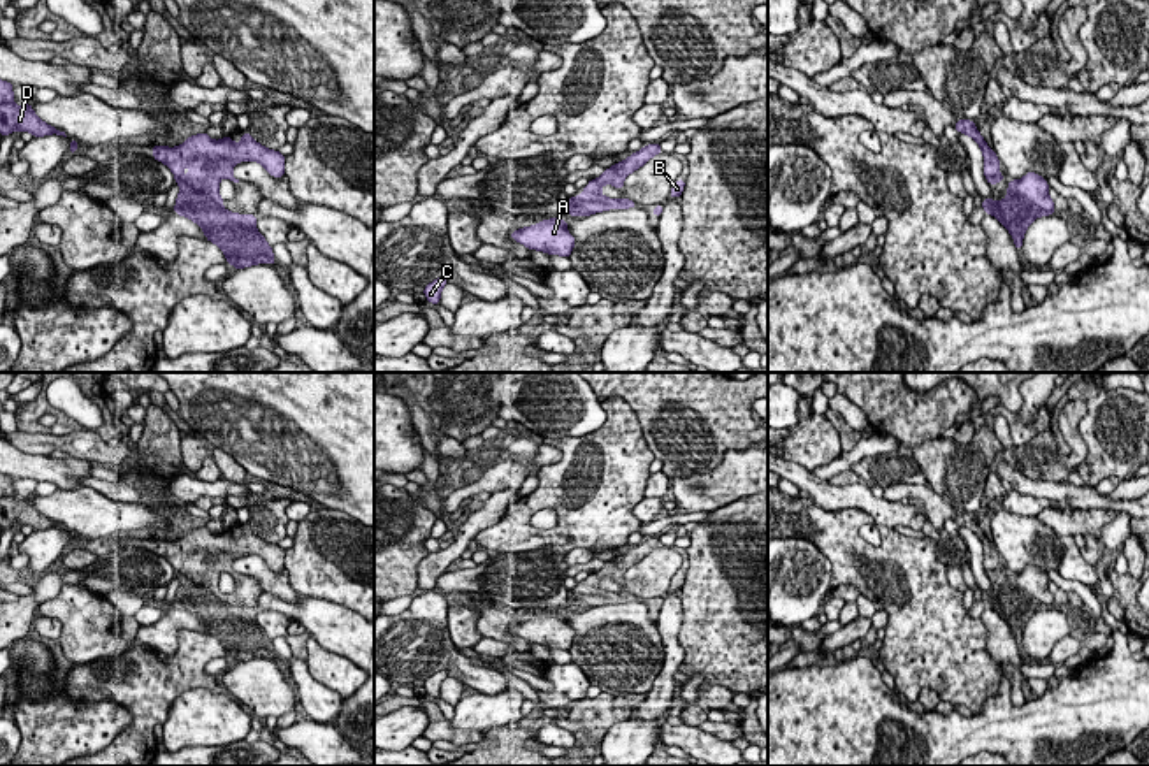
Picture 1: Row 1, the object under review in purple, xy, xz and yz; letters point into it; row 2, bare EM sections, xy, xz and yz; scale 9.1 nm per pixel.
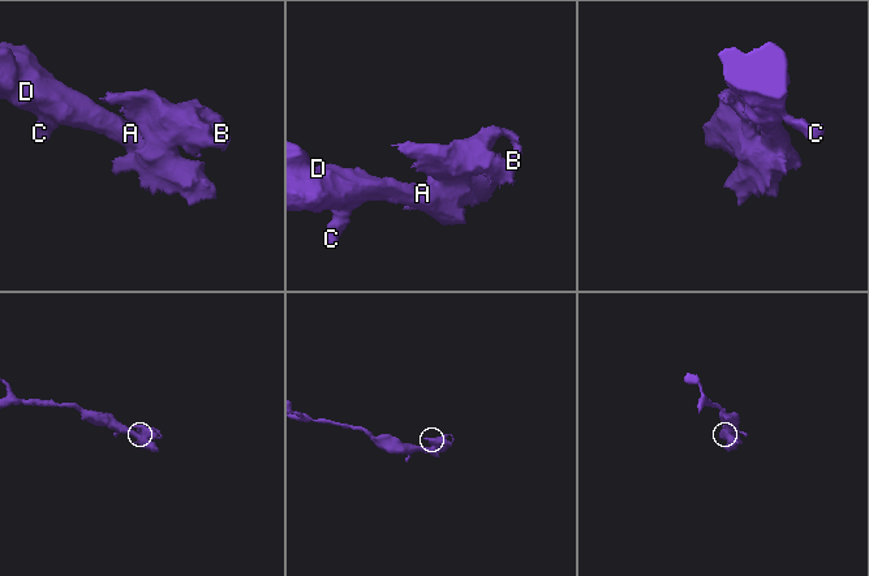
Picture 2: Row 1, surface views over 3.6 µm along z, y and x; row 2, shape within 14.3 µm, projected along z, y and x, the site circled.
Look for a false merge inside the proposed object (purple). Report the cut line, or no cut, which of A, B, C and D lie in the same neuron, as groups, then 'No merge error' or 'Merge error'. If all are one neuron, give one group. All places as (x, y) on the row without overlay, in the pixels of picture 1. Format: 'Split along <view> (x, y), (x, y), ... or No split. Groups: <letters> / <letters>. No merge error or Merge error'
Split along xy (176, 570), (197, 584), (206, 584), (222, 598). Groups: A C D / B. Merge error

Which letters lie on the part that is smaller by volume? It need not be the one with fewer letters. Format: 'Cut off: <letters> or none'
Cut off: B

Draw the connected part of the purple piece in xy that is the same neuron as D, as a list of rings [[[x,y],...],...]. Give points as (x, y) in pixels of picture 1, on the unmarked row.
[[[0,473],[0,527],[11,529],[16,522],[23,525],[32,525],[33,531],[42,529],[65,529],[65,525],[53,522],[51,518],[44,517],[32,502],[32,495],[26,499],[18,501],[14,497],[12,480],[7,474]]]

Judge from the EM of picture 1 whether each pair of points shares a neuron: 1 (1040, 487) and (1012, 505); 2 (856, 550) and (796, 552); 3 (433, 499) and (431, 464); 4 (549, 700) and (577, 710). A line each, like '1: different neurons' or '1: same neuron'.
1: different neurons
2: different neurons
3: same neuron
4: different neurons

